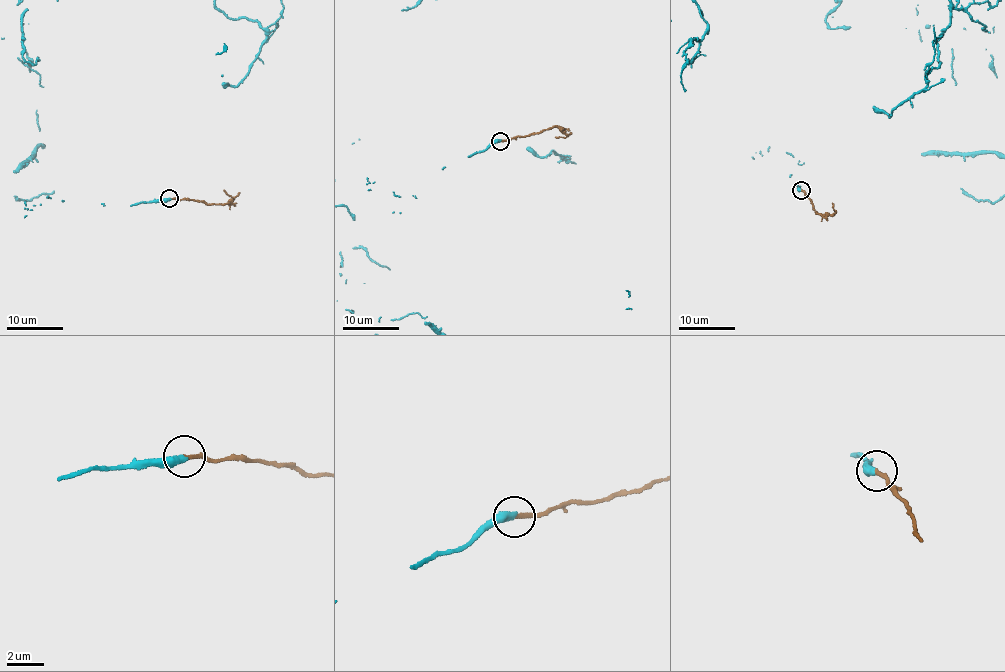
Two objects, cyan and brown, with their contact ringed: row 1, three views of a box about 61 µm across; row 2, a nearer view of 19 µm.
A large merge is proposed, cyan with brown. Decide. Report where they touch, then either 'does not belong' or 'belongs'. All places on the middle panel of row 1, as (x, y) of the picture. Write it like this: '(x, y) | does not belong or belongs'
(500, 141) | belongs

